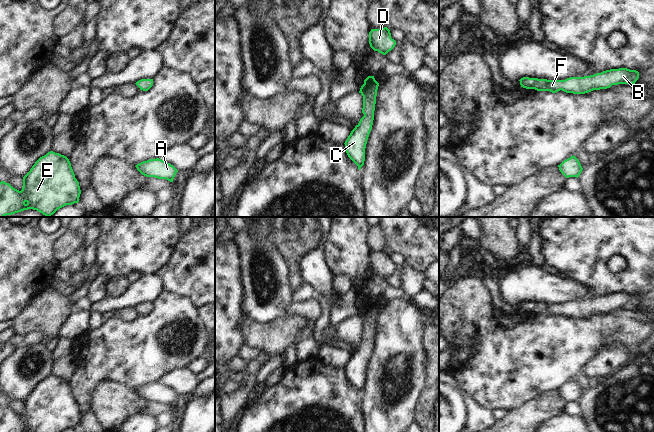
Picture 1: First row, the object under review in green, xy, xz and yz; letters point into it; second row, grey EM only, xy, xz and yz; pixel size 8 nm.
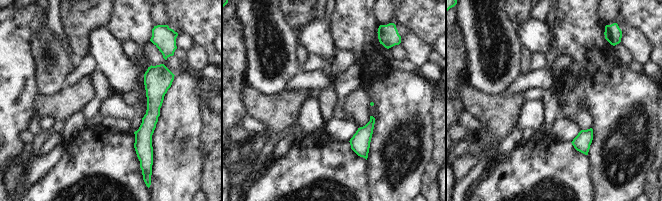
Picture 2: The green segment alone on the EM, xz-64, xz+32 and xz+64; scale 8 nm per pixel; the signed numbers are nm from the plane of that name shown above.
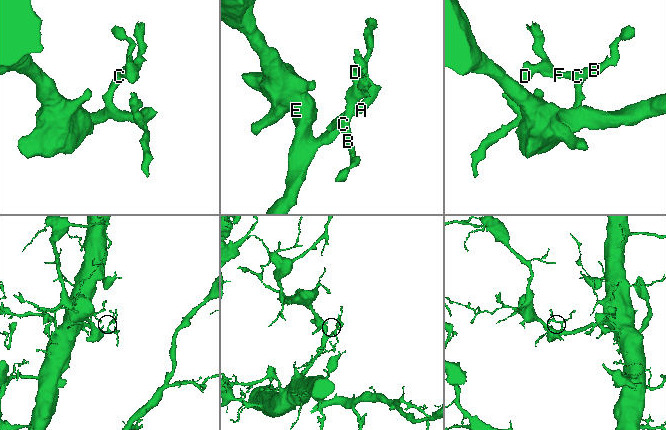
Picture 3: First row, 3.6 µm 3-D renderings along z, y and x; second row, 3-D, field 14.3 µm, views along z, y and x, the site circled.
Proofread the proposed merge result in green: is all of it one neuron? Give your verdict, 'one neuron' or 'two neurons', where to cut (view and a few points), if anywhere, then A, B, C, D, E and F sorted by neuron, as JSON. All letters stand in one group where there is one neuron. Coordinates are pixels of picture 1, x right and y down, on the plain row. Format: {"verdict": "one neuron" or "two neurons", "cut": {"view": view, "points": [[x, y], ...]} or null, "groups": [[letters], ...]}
{"verdict": "one neuron", "cut": null, "groups": [["A", "B", "C", "D", "E", "F"]]}

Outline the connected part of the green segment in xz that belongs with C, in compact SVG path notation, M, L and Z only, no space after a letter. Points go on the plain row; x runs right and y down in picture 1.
M368 300L364 304L364 308L359 315L363 320L362 337L364 340L344 367L348 381L358 390L359 394L365 385L365 372L373 349L378 310L379 307L374 300Z

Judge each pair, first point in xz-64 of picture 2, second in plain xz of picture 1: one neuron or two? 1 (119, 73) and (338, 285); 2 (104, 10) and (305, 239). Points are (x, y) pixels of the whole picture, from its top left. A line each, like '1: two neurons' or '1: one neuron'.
1: two neurons
2: one neuron

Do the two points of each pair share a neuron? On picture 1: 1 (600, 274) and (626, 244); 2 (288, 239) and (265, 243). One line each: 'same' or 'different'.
1: same
2: different

